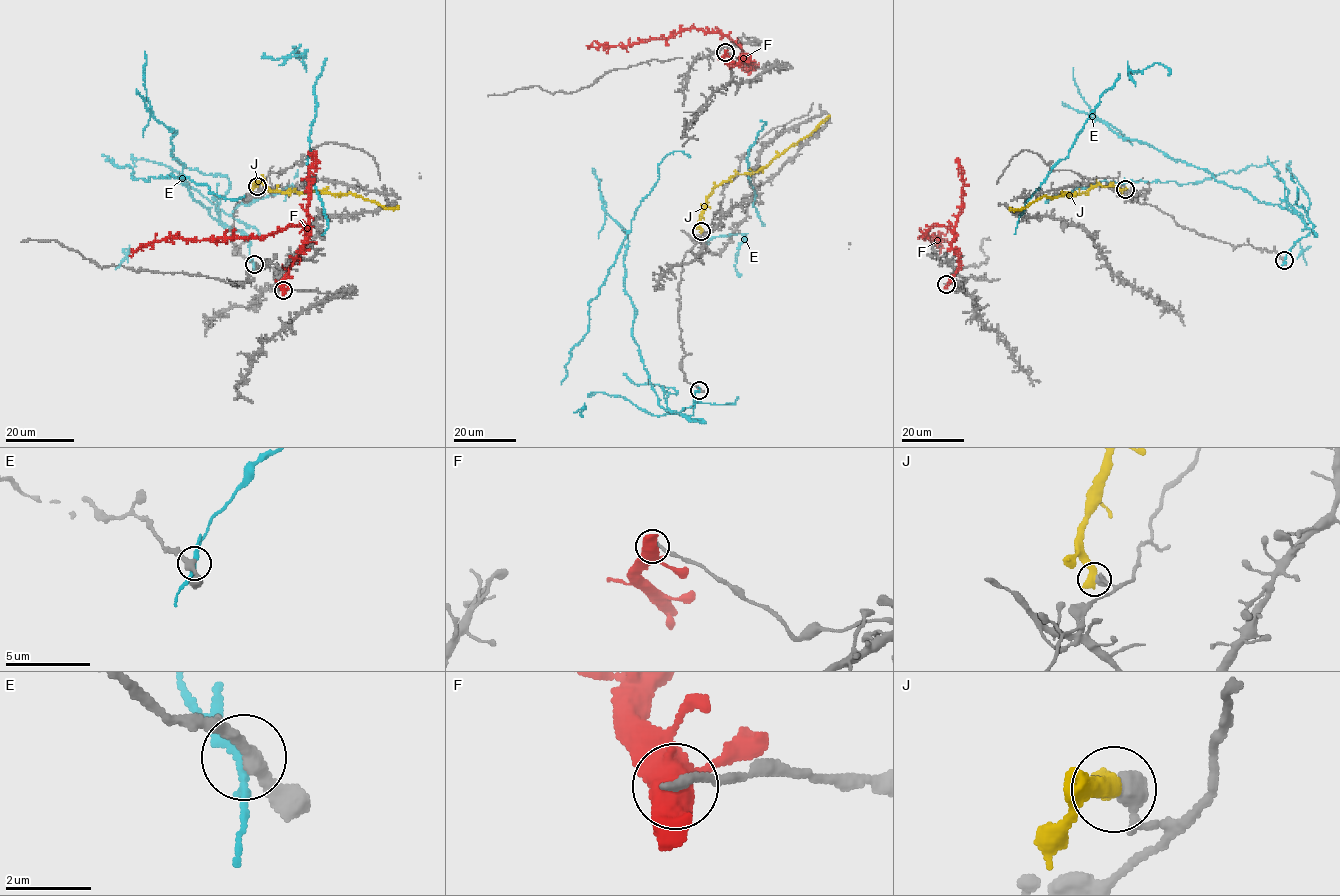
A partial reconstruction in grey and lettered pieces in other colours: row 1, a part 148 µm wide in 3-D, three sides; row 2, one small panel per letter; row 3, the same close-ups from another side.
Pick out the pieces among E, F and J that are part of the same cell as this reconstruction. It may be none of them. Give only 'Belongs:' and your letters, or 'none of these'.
Belongs: none of these

